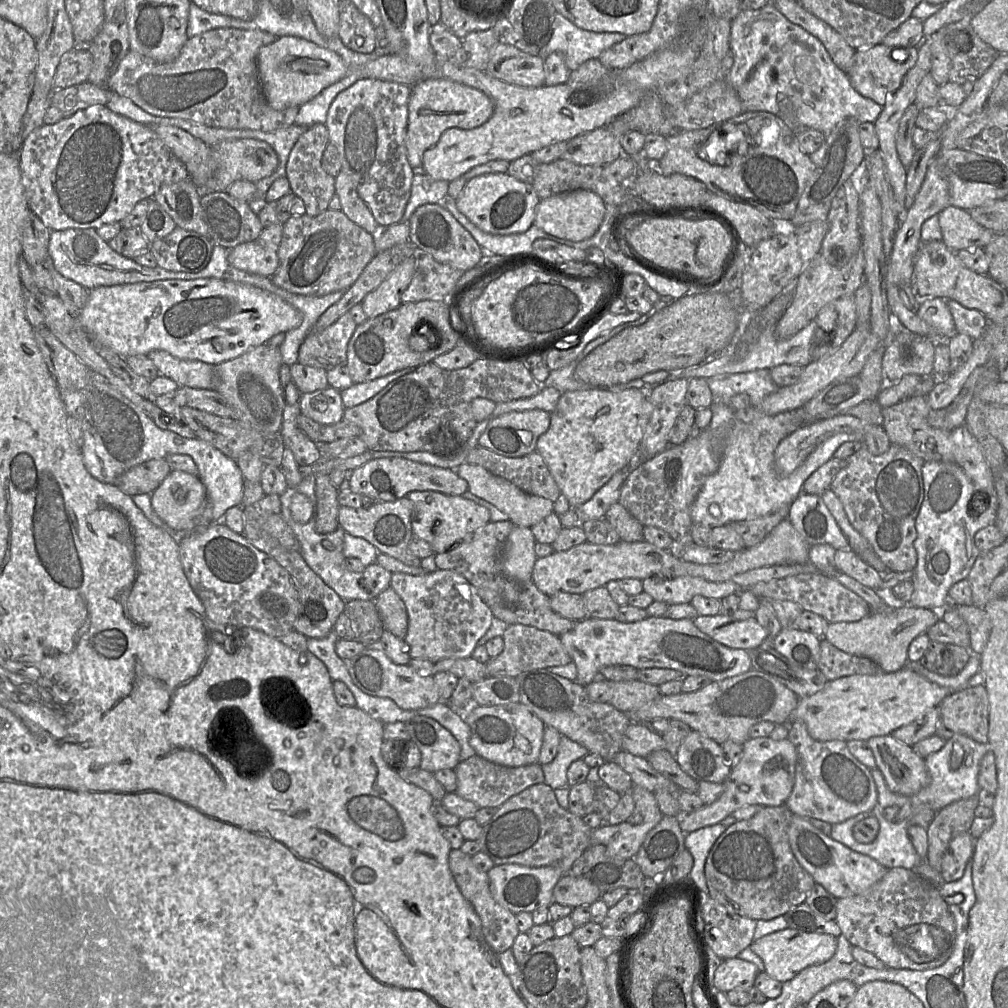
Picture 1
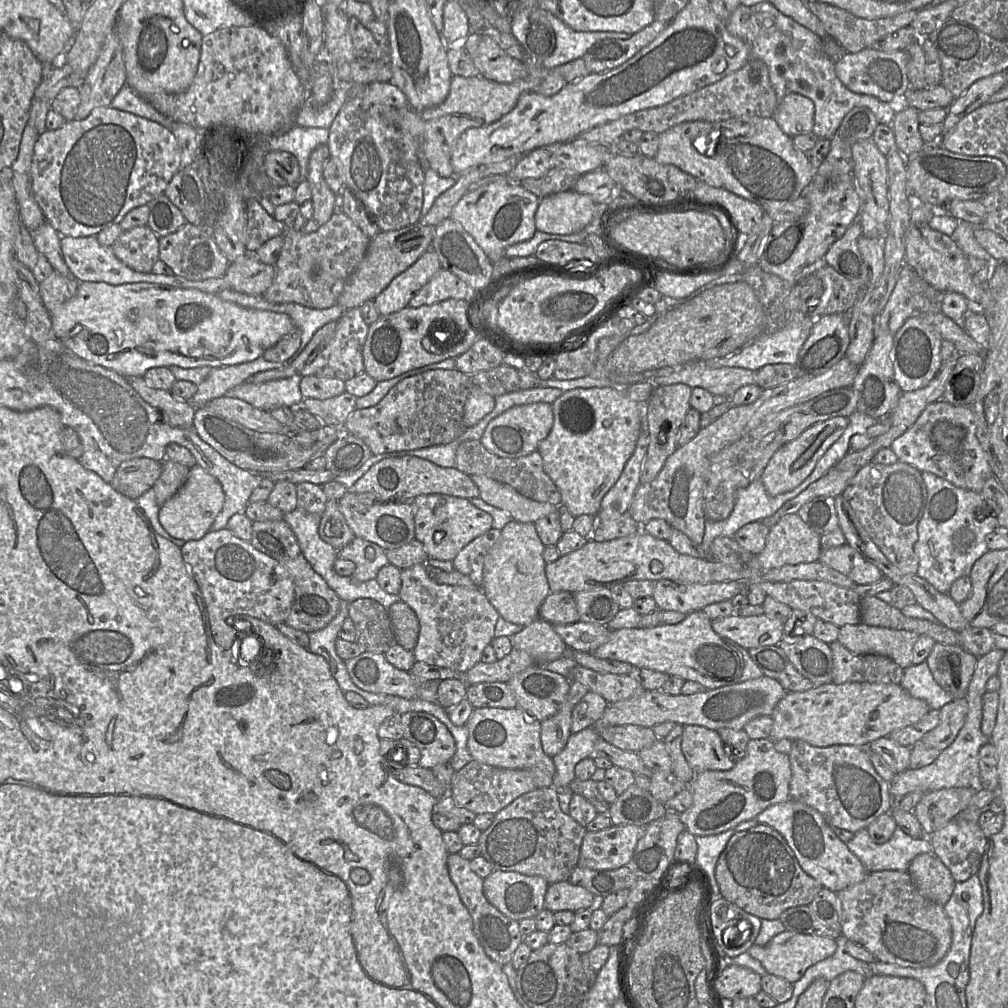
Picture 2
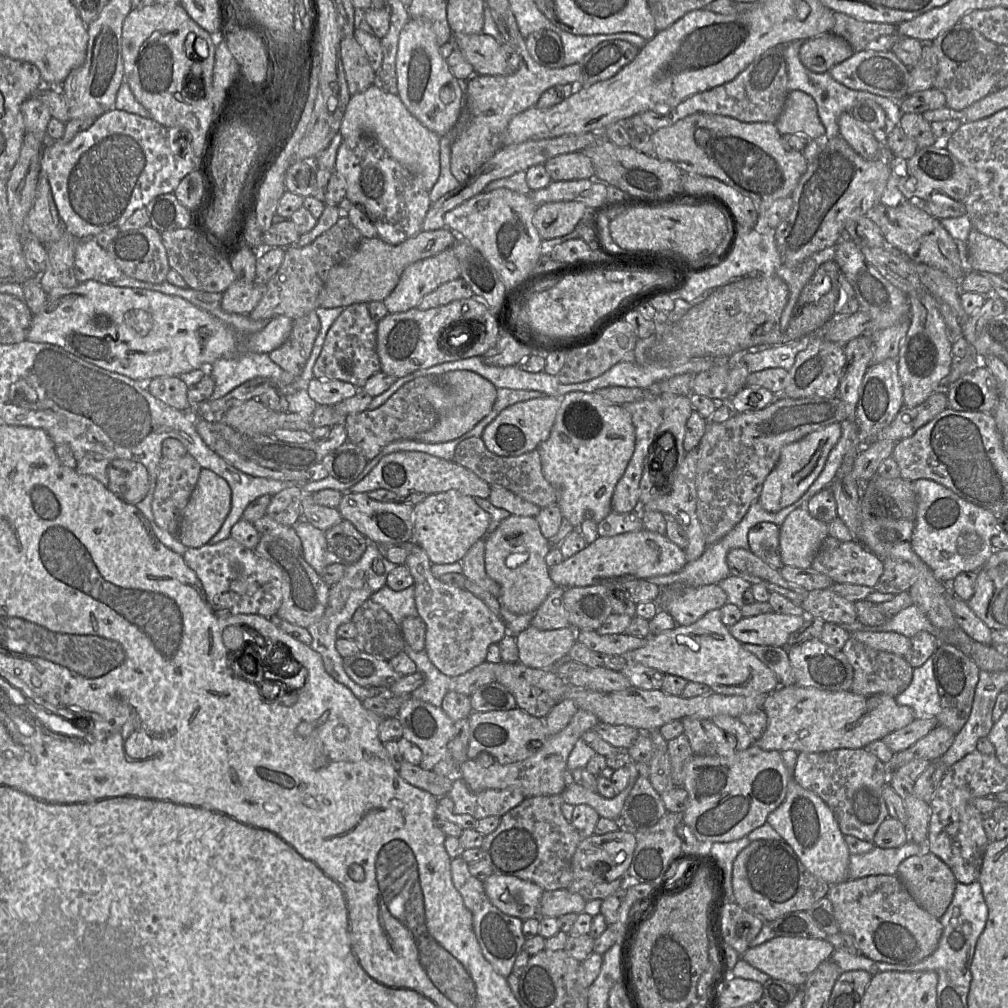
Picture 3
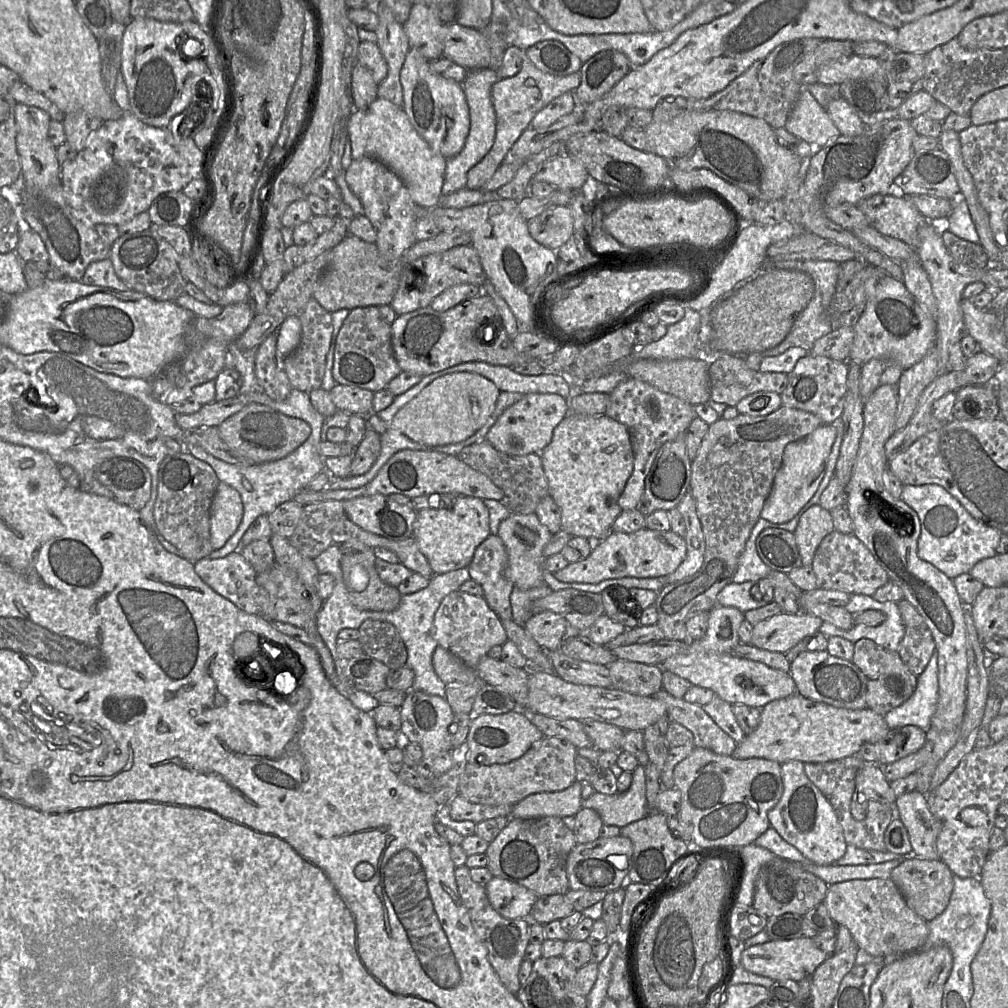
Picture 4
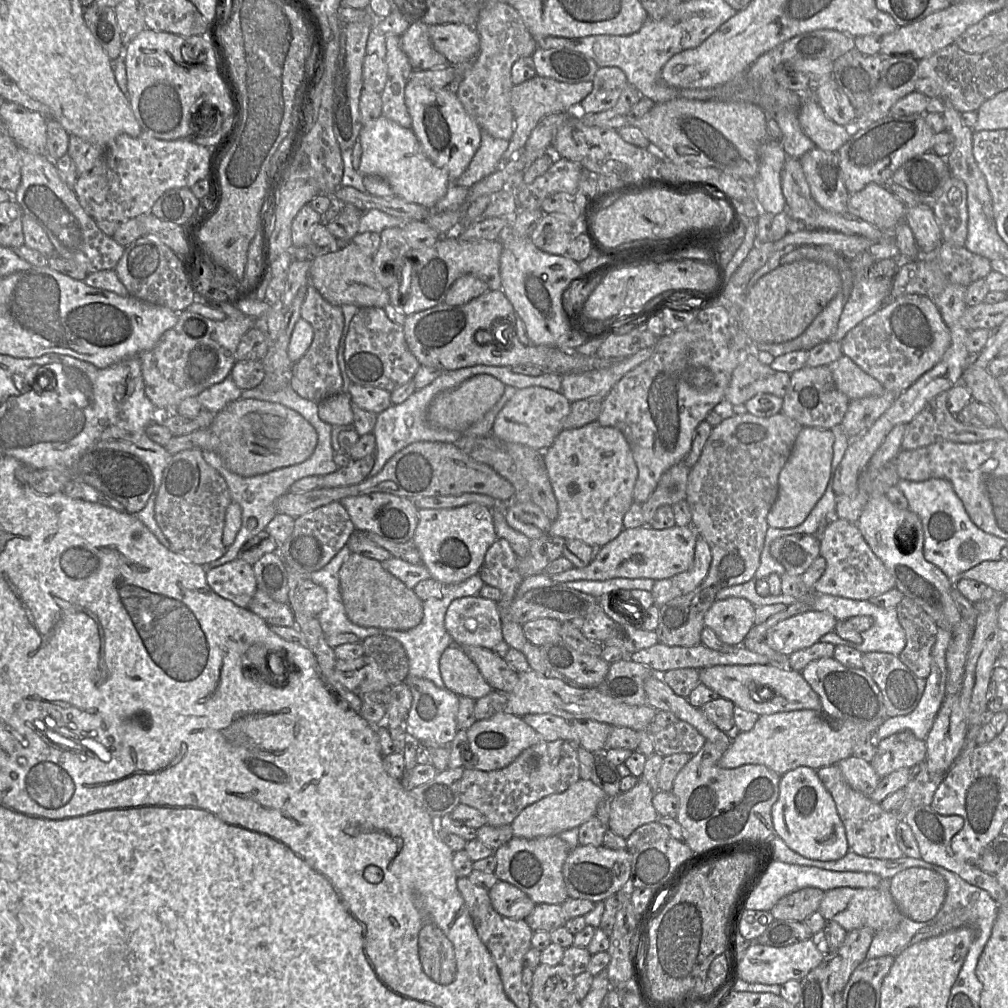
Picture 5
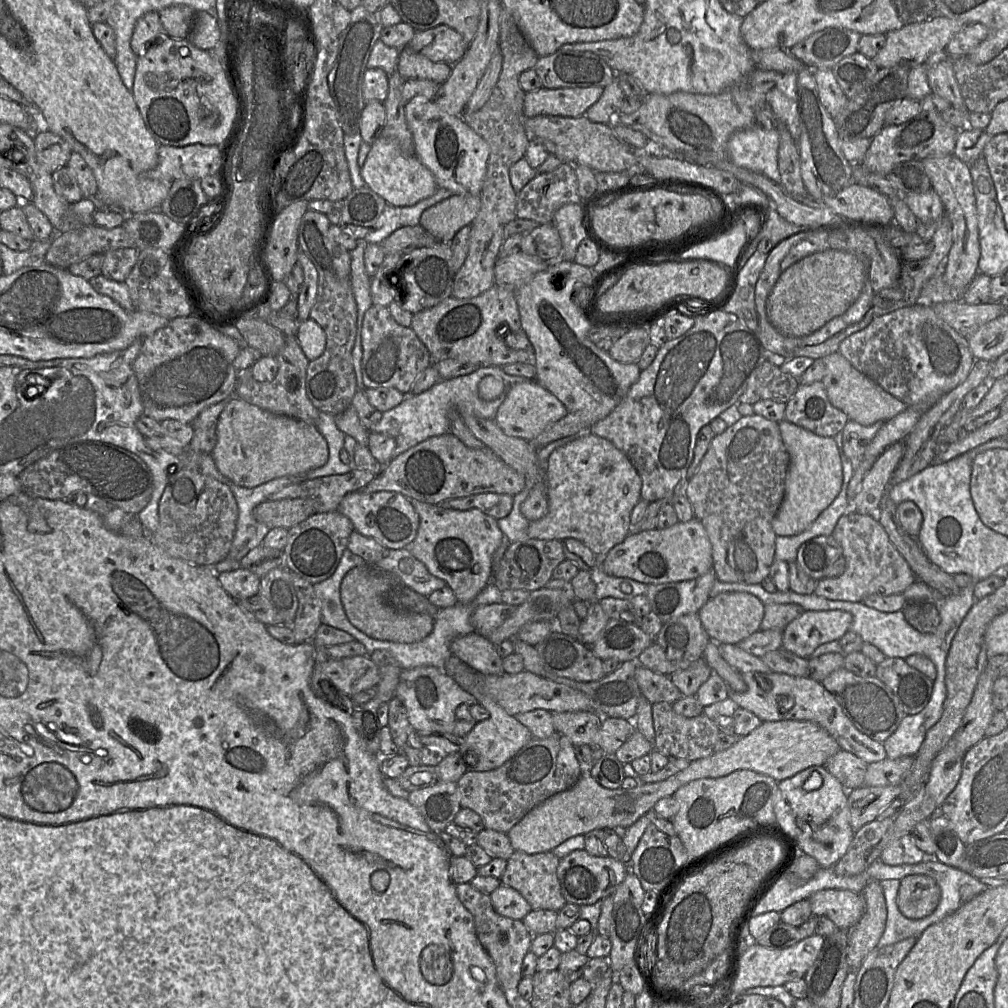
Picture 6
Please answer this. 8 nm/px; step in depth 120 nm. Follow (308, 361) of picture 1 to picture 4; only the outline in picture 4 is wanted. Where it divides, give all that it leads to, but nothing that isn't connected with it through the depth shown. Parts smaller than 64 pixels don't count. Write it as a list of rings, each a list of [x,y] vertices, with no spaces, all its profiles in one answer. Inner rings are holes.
[[[366,306],[350,310],[336,338],[332,377],[336,383],[359,387],[372,392],[386,389],[388,383],[402,372],[392,347],[391,324],[384,320],[379,307]]]

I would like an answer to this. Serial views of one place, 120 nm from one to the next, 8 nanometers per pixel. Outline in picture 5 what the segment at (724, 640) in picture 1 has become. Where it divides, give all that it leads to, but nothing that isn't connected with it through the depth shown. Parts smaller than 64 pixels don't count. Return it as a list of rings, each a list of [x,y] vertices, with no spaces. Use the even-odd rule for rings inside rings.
[[[809,610],[772,626],[767,631],[764,641],[774,651],[789,656],[798,650],[810,647],[818,642],[823,635],[834,631],[837,622],[837,619],[827,612]]]

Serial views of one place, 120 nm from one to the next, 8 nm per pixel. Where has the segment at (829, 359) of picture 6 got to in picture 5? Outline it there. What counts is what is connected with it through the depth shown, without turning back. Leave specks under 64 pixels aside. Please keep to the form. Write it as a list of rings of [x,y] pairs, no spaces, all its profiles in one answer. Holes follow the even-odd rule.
[[[844,354],[828,366],[831,370],[837,388],[850,400],[865,398],[869,396],[880,396],[886,391],[879,381],[866,373],[851,358],[845,356]]]

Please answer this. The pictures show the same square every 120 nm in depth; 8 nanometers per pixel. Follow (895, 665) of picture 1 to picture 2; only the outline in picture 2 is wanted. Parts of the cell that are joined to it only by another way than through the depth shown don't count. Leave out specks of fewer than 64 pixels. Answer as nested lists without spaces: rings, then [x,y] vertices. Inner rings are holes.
[[[862,622],[839,628],[837,640],[854,654],[874,654],[891,658],[903,669],[912,665],[912,650],[918,634]]]

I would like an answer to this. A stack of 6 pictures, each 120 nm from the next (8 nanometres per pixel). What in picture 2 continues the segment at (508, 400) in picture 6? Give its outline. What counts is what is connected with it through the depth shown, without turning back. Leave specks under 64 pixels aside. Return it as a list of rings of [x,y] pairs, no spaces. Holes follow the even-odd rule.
[[[535,402],[513,406],[491,420],[480,441],[488,451],[500,457],[523,457],[537,450],[539,443],[550,433],[553,424],[553,408],[550,403]]]

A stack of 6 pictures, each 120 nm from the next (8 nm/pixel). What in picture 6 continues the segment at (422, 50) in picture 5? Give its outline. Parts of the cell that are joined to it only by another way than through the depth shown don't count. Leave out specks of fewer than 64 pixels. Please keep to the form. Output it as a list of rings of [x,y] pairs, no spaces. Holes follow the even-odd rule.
[[[404,46],[399,49],[397,70],[404,80],[427,79],[442,85],[450,76],[452,65],[433,62]]]

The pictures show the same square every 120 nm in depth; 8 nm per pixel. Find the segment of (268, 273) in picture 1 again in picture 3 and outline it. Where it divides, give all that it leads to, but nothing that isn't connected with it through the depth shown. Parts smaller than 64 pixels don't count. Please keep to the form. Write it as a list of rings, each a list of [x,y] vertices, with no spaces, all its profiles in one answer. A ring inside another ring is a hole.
[[[236,280],[223,293],[221,308],[226,313],[249,315],[258,305],[266,284]]]

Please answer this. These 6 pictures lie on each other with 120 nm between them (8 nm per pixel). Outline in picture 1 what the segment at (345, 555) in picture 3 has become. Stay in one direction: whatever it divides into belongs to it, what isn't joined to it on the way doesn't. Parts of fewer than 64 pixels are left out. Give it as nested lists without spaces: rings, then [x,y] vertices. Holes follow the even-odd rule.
[[[327,473],[316,474],[316,532],[328,534],[338,526],[338,488],[334,487]]]

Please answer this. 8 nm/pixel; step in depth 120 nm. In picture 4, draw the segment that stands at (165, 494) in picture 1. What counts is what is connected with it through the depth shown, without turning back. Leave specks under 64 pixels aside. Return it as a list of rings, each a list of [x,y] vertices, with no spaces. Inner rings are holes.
[[[219,482],[210,507],[210,541],[214,550],[223,547],[235,533],[243,517],[240,494]]]

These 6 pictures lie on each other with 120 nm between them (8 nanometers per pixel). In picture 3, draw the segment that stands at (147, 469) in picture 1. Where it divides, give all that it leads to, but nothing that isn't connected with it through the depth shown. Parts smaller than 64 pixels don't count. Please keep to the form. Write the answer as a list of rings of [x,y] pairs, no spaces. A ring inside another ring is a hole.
[[[116,459],[107,466],[108,489],[123,501],[136,505],[149,490],[146,467],[136,461]]]

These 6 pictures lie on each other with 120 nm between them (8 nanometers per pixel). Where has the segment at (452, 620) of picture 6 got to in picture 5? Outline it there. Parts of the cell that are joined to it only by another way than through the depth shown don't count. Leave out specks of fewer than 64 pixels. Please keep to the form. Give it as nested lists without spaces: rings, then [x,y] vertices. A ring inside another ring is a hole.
[[[476,574],[461,583],[444,585],[441,598],[429,598],[423,601],[423,619],[419,625],[407,631],[383,629],[383,634],[378,634],[390,636],[403,645],[408,657],[408,675],[430,680],[439,688],[445,687],[440,674],[439,661],[445,649],[454,645],[451,635],[445,628],[445,614],[453,600],[479,595],[484,584]]]

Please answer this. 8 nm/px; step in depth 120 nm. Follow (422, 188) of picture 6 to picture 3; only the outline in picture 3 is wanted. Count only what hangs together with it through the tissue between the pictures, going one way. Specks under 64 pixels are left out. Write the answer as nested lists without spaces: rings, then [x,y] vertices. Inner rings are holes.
[[[375,84],[366,91],[351,96],[346,107],[339,133],[346,140],[358,141],[362,135],[370,135],[404,168],[411,172],[430,192],[440,174],[440,137],[420,123],[405,107],[399,95],[380,90]]]

